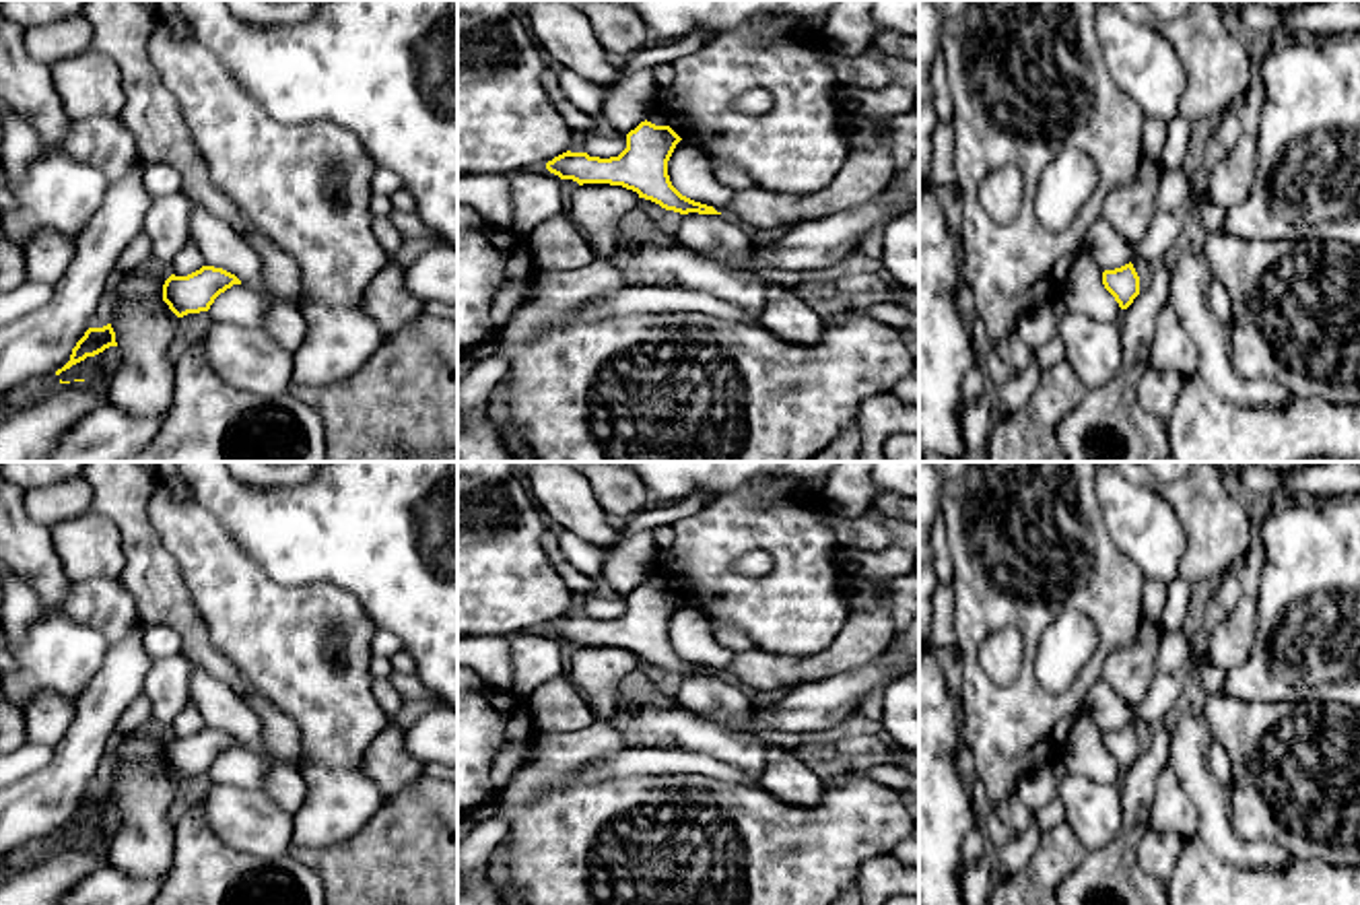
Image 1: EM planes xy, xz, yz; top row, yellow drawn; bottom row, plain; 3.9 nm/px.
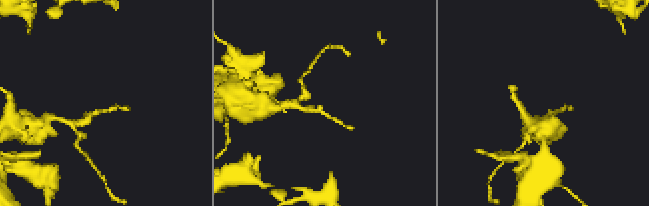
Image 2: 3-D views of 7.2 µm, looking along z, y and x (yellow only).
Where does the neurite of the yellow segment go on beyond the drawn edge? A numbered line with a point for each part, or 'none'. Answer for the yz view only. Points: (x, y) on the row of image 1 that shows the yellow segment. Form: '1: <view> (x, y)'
none

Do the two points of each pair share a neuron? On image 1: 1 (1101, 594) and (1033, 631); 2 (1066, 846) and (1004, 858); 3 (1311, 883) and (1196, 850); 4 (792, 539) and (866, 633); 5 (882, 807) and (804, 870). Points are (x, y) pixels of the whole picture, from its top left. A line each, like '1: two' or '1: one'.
1: one
2: two
3: one
4: two
5: one

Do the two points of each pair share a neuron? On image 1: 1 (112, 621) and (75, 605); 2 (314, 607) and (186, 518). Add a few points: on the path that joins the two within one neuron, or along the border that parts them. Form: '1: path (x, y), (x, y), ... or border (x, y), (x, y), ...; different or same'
1: path (104, 613), (95, 605), (83, 605); same
2: path (281, 607), (268, 607), (213, 551); same

